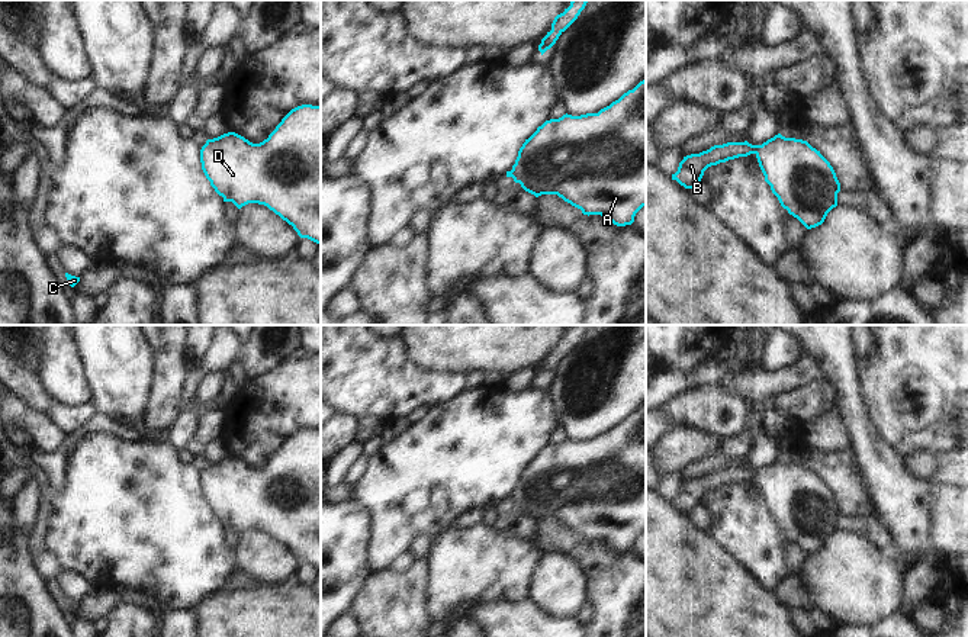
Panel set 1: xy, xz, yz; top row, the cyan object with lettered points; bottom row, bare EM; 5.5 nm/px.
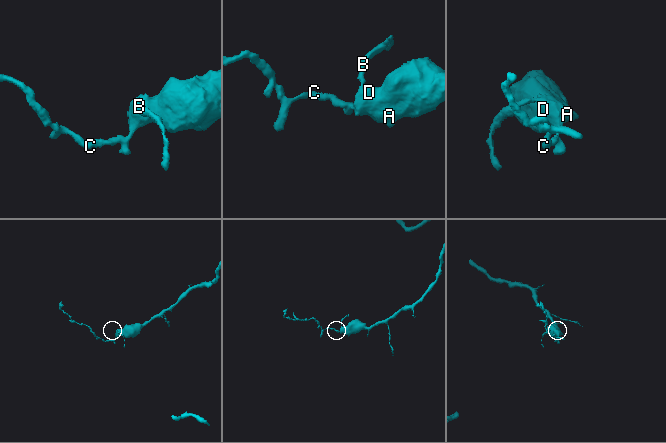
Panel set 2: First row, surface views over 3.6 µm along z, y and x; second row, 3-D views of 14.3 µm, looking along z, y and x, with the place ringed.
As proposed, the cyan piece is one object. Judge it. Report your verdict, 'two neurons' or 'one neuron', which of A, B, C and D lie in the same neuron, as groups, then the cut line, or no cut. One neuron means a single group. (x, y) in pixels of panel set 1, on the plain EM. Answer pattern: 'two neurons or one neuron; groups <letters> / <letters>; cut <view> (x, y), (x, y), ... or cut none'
one neuron; groups A B C D; cut none

